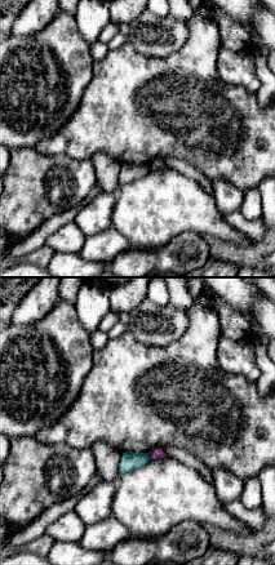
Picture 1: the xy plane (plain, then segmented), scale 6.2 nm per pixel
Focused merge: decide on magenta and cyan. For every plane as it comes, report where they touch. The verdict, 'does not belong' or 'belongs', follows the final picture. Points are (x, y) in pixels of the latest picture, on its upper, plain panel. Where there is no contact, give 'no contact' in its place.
meets magenta at (150, 167)

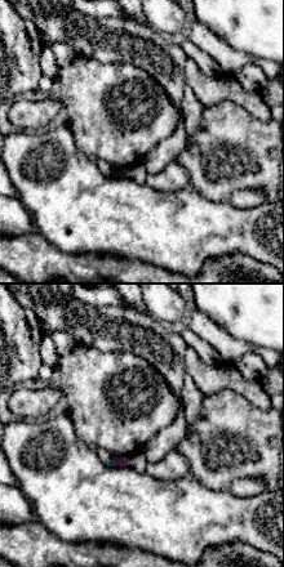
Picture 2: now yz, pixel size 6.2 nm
meets magenta at (114, 173)

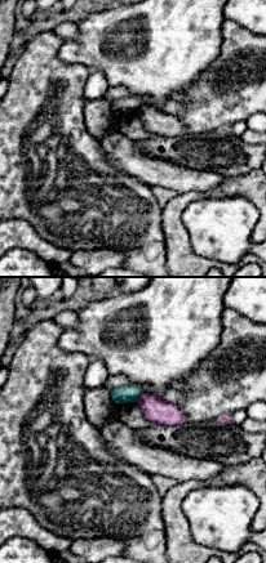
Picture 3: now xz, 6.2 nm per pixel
meets magenta at (138, 108)

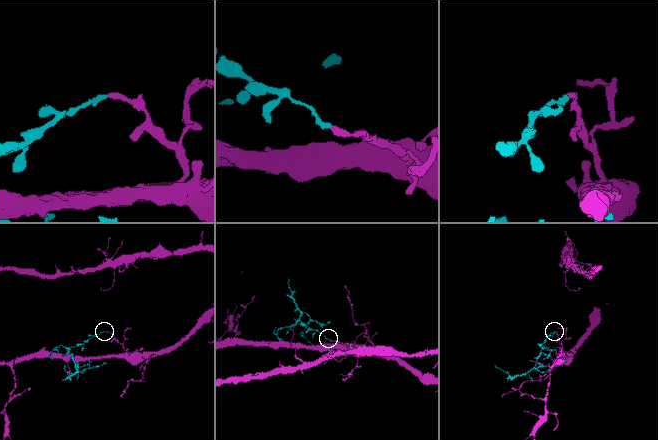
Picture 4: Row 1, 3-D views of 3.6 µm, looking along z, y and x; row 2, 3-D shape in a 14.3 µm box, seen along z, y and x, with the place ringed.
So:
does not belong

